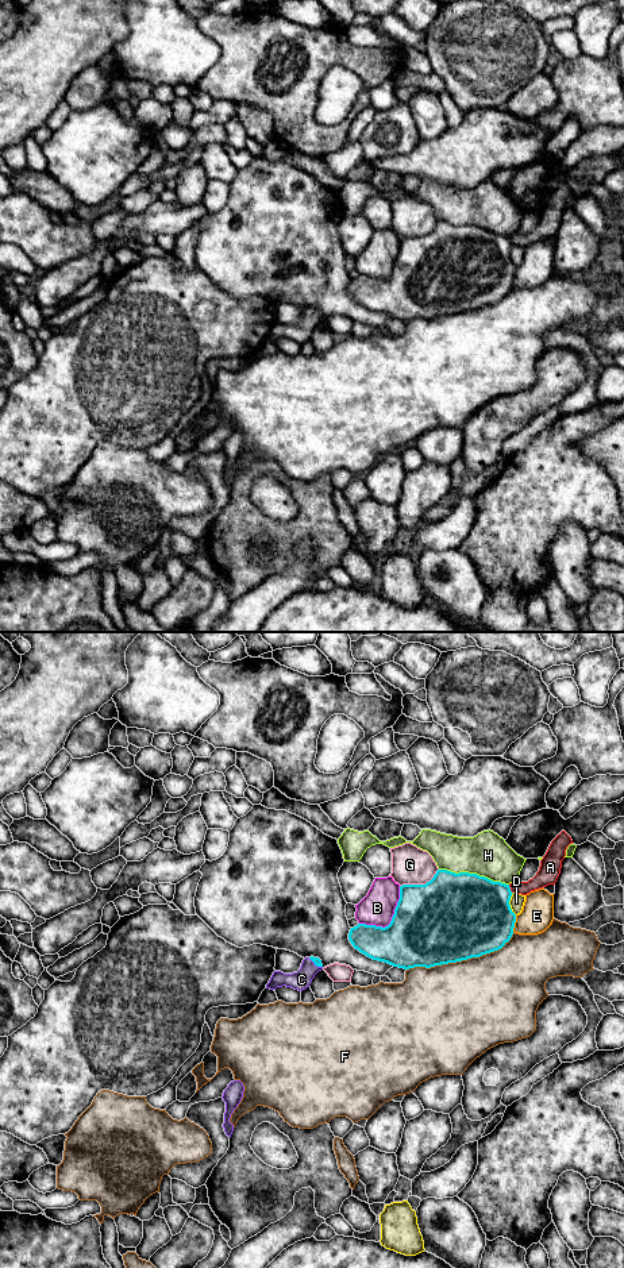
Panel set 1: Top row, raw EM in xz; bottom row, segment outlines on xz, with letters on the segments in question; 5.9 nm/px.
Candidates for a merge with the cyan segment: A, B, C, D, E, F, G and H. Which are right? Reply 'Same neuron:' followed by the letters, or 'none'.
Same neuron: C

